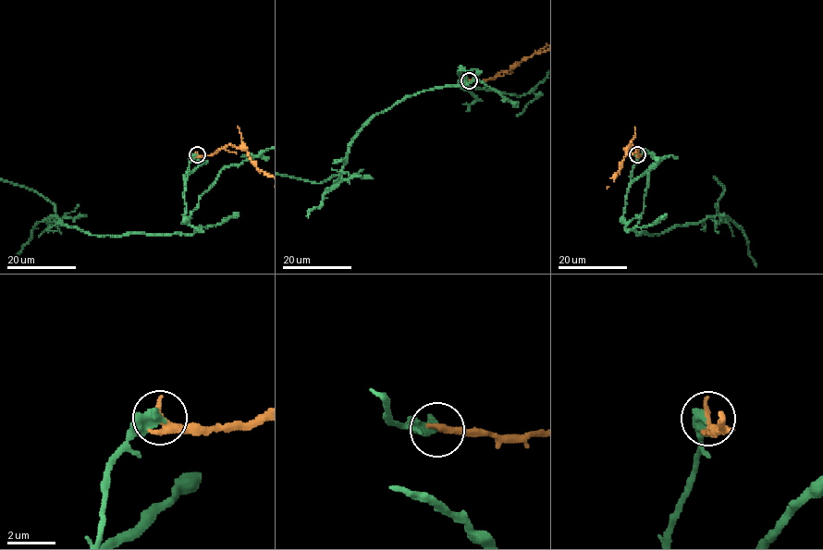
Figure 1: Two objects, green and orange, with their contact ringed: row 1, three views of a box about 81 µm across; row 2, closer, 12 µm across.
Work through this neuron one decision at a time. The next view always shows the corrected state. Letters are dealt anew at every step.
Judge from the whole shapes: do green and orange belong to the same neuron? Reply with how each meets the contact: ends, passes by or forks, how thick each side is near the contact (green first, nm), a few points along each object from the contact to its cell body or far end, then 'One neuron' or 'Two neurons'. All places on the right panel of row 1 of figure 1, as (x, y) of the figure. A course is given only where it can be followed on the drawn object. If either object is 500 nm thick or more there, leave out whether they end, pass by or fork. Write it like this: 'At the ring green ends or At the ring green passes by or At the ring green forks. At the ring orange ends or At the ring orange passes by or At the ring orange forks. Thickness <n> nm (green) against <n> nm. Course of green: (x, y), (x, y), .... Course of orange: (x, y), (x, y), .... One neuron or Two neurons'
Thickness 500 nm (green) against 360 nm. Course of orange: (637, 154), (639, 155), (634, 146), (631, 148), (608, 188). One neuron

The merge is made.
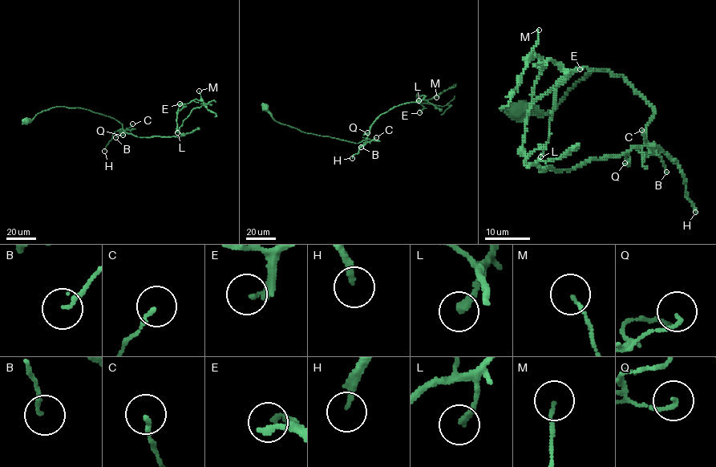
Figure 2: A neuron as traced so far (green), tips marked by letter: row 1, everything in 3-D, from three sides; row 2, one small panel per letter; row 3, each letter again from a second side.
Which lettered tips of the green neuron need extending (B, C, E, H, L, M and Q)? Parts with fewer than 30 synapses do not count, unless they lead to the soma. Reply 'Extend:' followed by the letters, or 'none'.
Extend: E, H

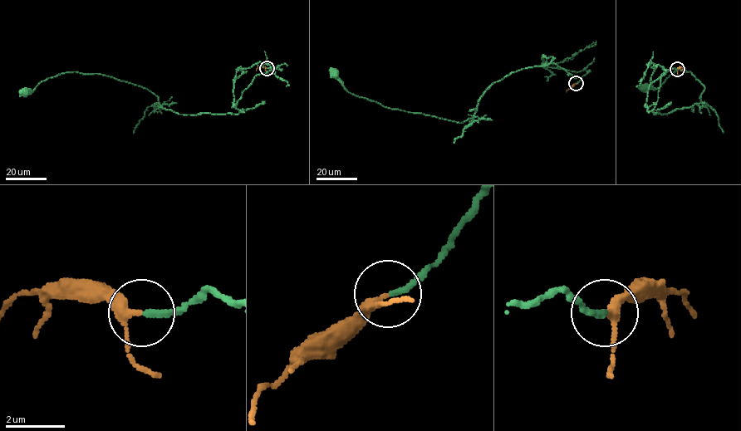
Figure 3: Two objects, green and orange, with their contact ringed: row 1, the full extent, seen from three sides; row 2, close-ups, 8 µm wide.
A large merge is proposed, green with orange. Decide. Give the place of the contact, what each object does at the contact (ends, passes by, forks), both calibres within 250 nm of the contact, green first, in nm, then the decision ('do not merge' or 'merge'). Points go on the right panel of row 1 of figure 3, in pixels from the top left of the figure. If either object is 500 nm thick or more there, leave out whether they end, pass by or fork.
at (677, 69); green ends there; orange passes by; 190 nm thick on the green side, 240 nm on the other; merge

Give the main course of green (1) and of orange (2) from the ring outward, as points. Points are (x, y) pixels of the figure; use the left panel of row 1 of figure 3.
1: (267, 68), (279, 69), (257, 74), (237, 114), (179, 115), (144, 88), (97, 74), (66, 72), (24, 92)
2: (267, 68), (258, 66), (256, 71)

